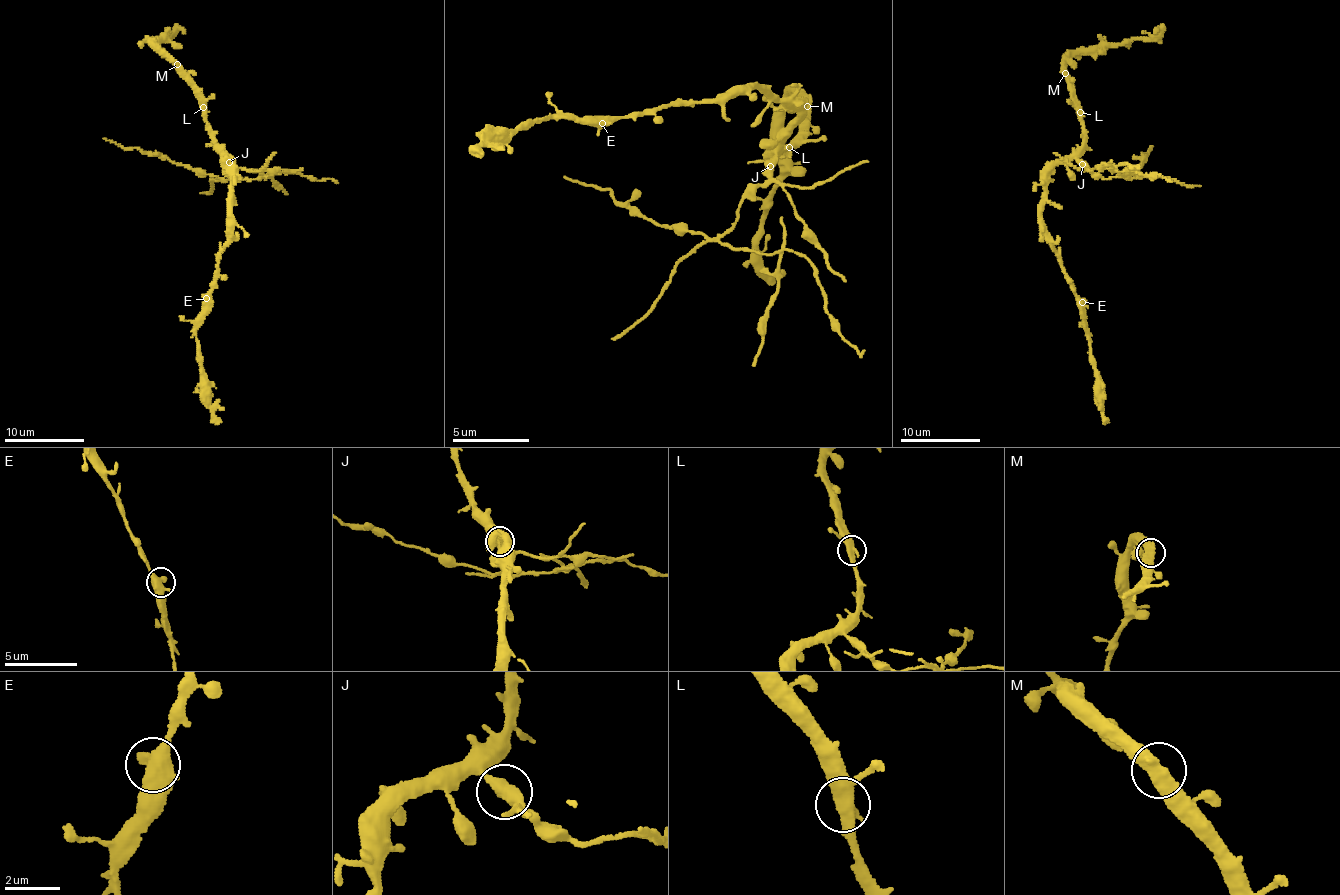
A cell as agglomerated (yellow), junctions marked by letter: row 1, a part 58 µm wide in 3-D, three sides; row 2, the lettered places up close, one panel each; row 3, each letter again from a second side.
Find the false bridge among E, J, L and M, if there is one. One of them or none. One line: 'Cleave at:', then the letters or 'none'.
Cleave at: J

